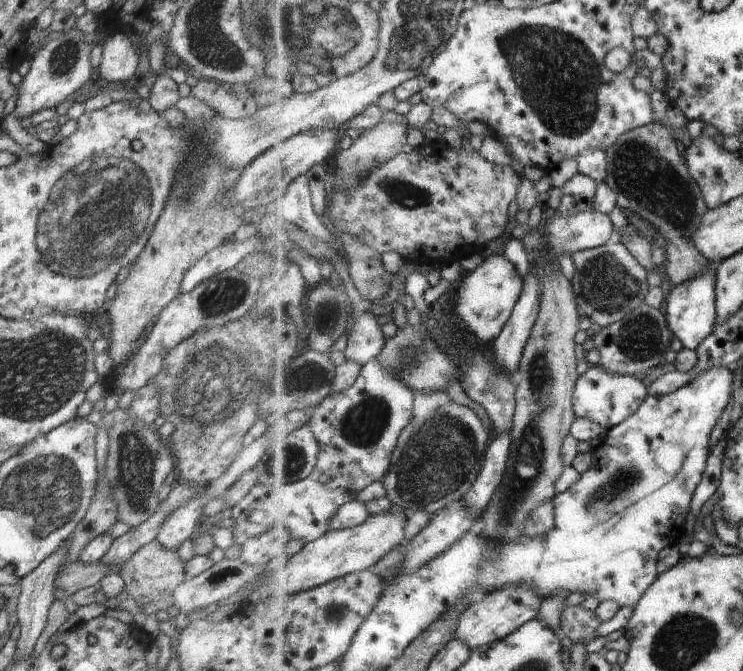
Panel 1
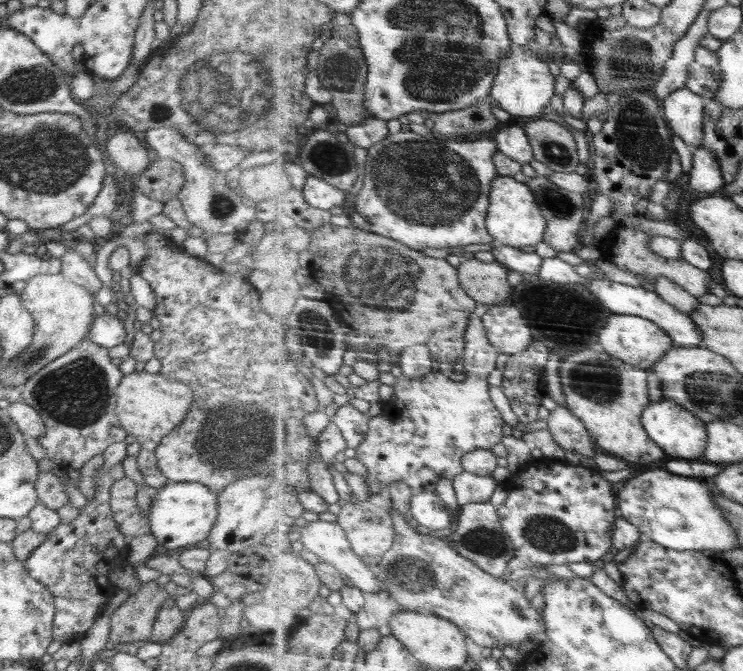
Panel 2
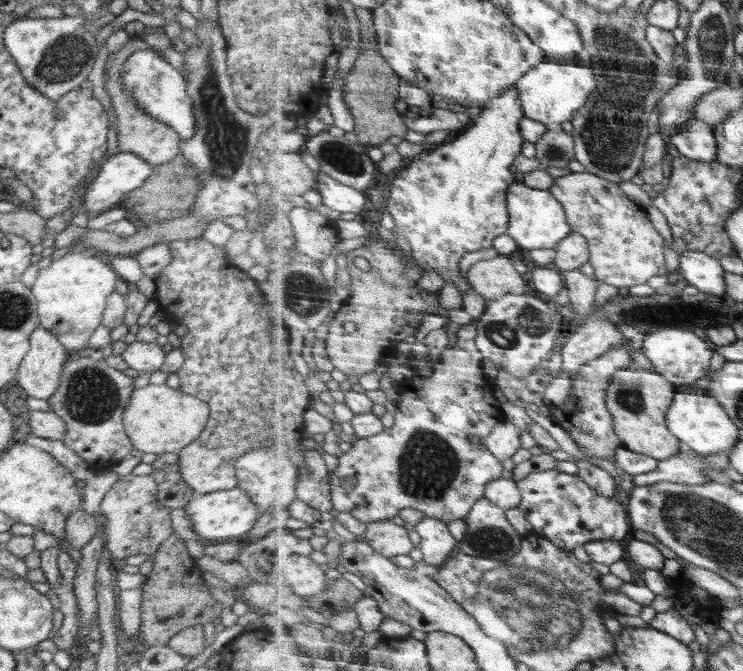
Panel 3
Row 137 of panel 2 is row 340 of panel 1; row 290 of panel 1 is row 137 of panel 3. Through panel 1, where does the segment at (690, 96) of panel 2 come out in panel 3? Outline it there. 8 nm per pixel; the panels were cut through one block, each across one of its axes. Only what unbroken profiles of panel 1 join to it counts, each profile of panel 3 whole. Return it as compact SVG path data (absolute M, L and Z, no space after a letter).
M704 121L685 122L680 134L670 137L681 155L699 161L717 160L719 155L718 140L714 134L715 126Z

